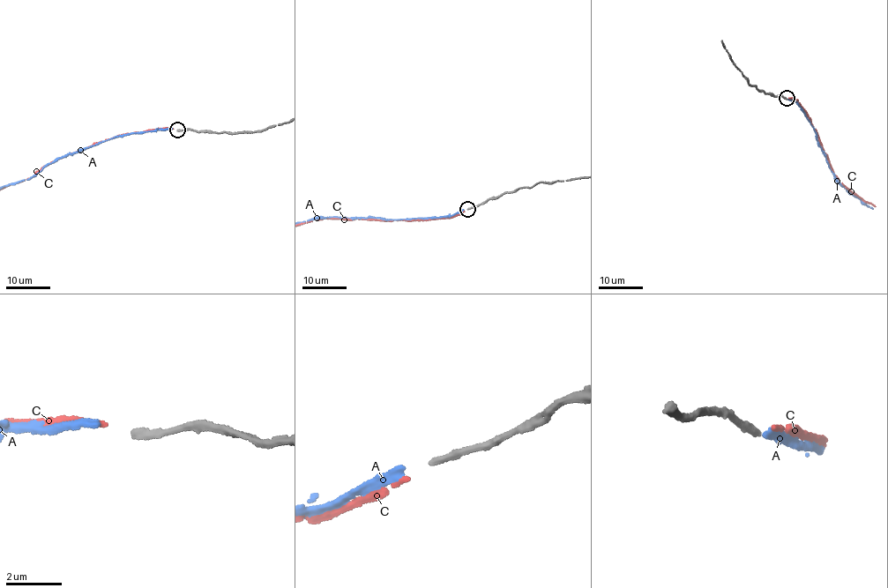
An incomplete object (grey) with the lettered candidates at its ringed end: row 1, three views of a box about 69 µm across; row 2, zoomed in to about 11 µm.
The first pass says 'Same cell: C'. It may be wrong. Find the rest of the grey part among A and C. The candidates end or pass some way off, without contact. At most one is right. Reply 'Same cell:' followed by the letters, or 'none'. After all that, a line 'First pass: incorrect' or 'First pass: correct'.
Same cell: C
First pass: correct

